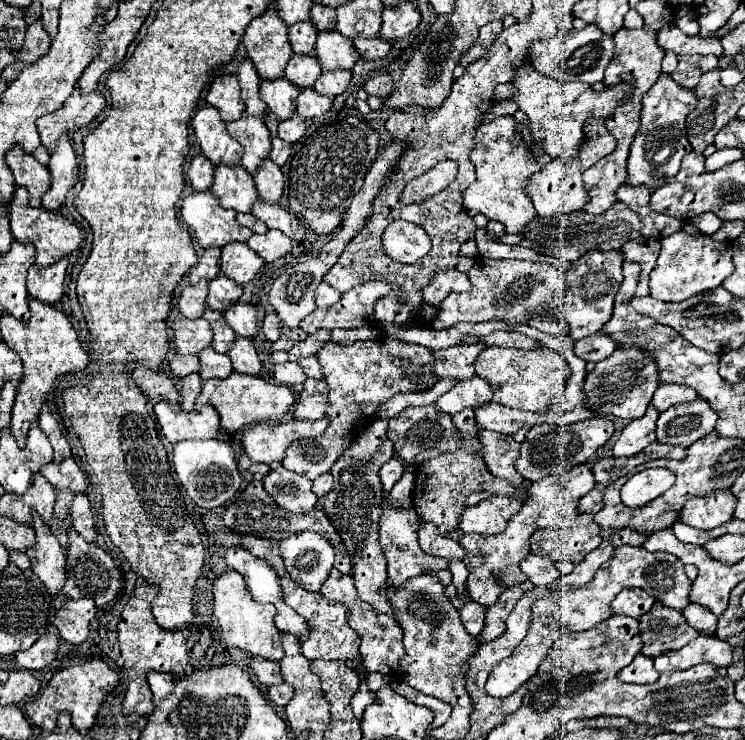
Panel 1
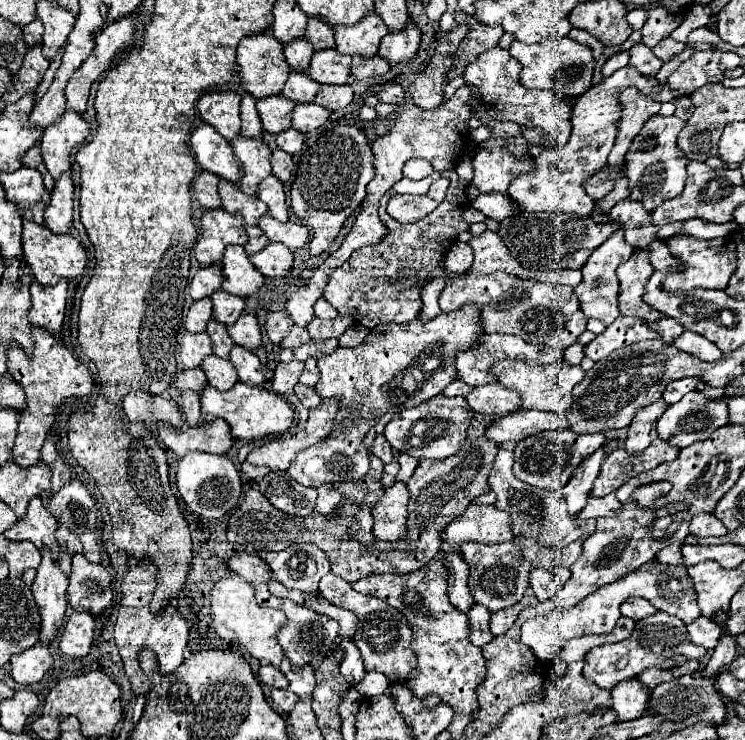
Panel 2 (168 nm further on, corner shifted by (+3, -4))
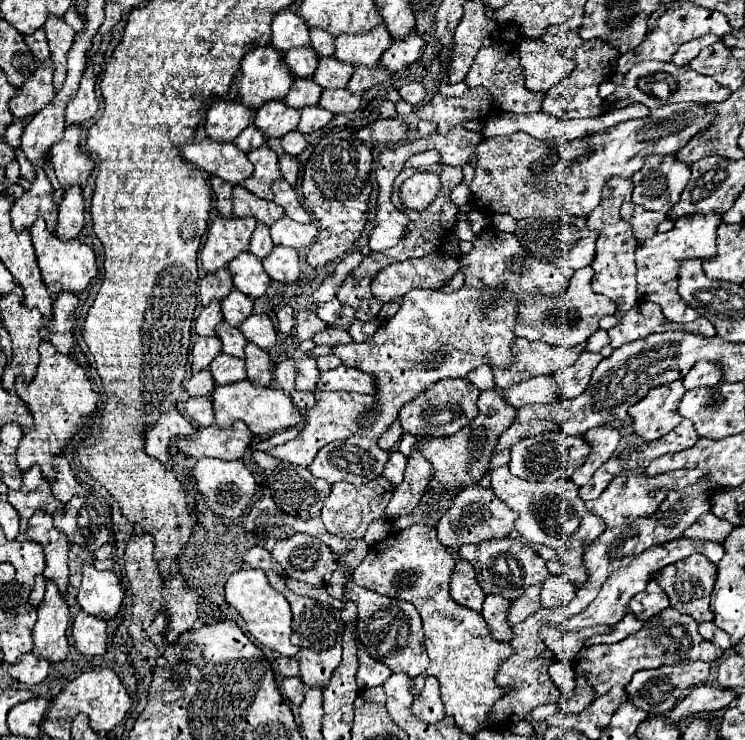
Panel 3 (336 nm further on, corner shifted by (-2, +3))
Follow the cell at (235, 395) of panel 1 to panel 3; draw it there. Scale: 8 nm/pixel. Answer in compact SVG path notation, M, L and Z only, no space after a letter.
M241 380L235 384L227 384L227 386L217 386L213 392L213 410L217 414L215 424L221 428L231 426L237 420L243 420L249 430L255 436L271 436L275 432L281 432L285 428L295 428L295 426L303 426L303 414L295 408L295 404L291 402L291 398L277 388L257 388L253 386L249 380Z

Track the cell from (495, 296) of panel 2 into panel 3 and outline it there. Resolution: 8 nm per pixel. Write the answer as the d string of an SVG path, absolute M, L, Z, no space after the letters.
M581 268L573 274L569 281L569 288L565 296L533 296L519 304L517 308L517 324L513 332L527 340L541 340L555 346L577 346L583 344L597 328L599 320L607 314L617 312L617 304L613 304L609 298L595 294L591 290L593 280L593 268Z

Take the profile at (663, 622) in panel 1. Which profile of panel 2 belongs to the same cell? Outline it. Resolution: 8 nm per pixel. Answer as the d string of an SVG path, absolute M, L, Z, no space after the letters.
M656 611L654 615L636 621L636 629L632 631L632 635L628 639L588 651L588 655L584 659L582 673L586 679L594 681L598 687L610 691L618 681L632 679L648 667L668 669L668 667L682 665L690 659L702 659L704 653L706 653L704 647L694 645L688 639L688 631L686 631L686 625L682 623L682 619L662 613L662 611Z

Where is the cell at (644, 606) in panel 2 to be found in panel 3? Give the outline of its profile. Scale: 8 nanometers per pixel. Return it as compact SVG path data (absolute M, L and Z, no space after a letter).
M655 580L649 582L645 592L633 596L631 600L631 612L635 614L637 620L649 620L651 616L665 610L667 606L669 606L669 598L665 596L665 592L659 588Z

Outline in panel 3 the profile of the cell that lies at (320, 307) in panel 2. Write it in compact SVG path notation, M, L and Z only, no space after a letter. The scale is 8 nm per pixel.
M337 298L321 304L321 308L317 308L317 316L323 322L327 322L329 326L339 326L339 328L349 328L351 322L355 320L353 308L349 308L347 304L339 302Z

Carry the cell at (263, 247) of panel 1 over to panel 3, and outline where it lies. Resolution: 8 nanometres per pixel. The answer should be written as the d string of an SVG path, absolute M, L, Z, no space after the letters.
M275 246L263 260L263 268L277 282L295 282L299 278L299 254L295 248Z

